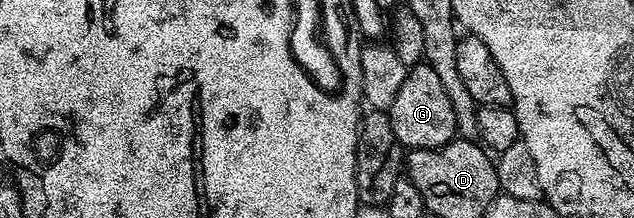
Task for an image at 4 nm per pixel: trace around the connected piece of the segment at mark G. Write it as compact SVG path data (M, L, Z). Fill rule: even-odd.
M425 61L415 63L413 67L407 70L404 85L400 85L400 91L396 93L396 101L392 101L392 105L388 108L388 114L392 121L392 133L395 140L403 148L411 151L443 147L455 138L456 113L452 113L452 101L448 101L448 93L444 93L444 84L440 82L440 76L436 74L436 69L432 69L430 64Z

